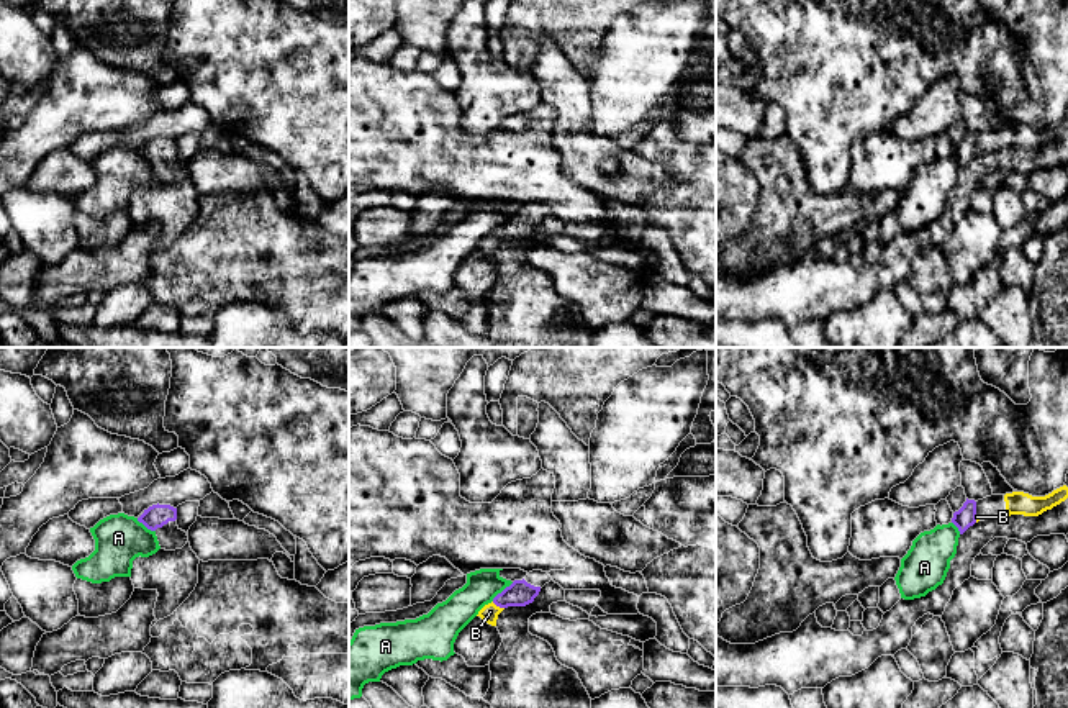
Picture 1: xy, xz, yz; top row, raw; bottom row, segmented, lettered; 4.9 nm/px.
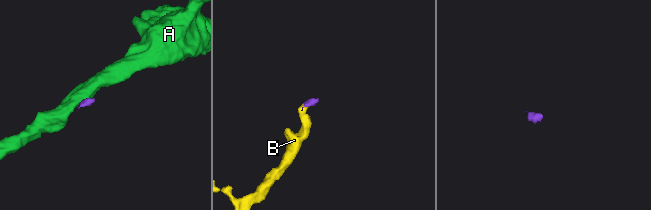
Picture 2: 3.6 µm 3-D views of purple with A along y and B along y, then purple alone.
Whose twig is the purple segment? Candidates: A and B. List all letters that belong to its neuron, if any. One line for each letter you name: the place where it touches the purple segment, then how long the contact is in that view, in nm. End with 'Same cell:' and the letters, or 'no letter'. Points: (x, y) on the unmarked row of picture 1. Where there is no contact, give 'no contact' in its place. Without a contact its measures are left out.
B: xz (498, 238) | 70 nm
Same cell: B

